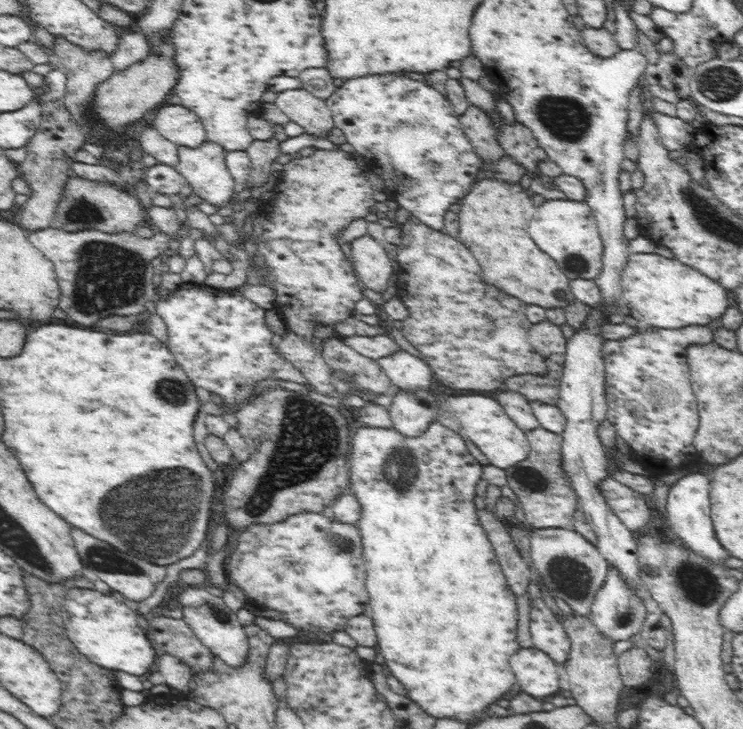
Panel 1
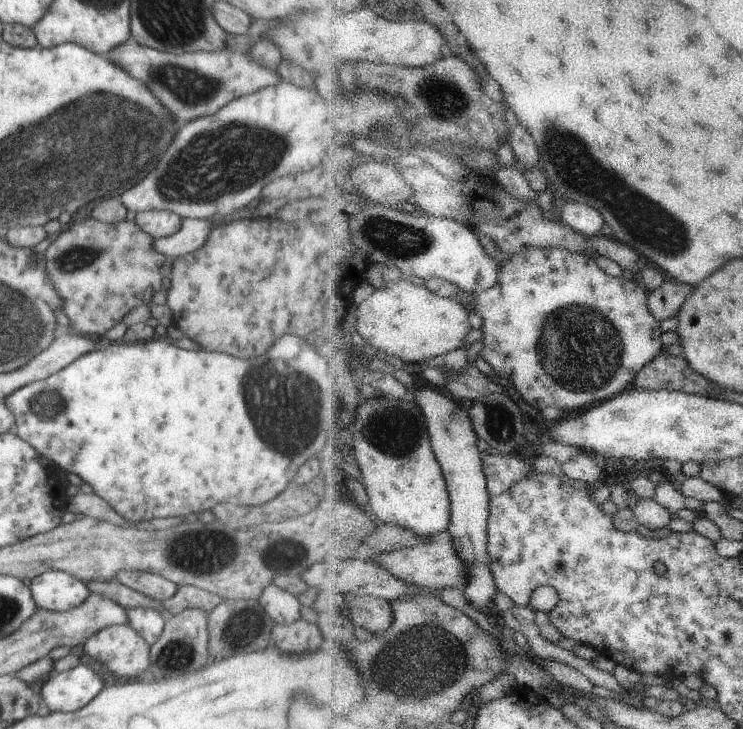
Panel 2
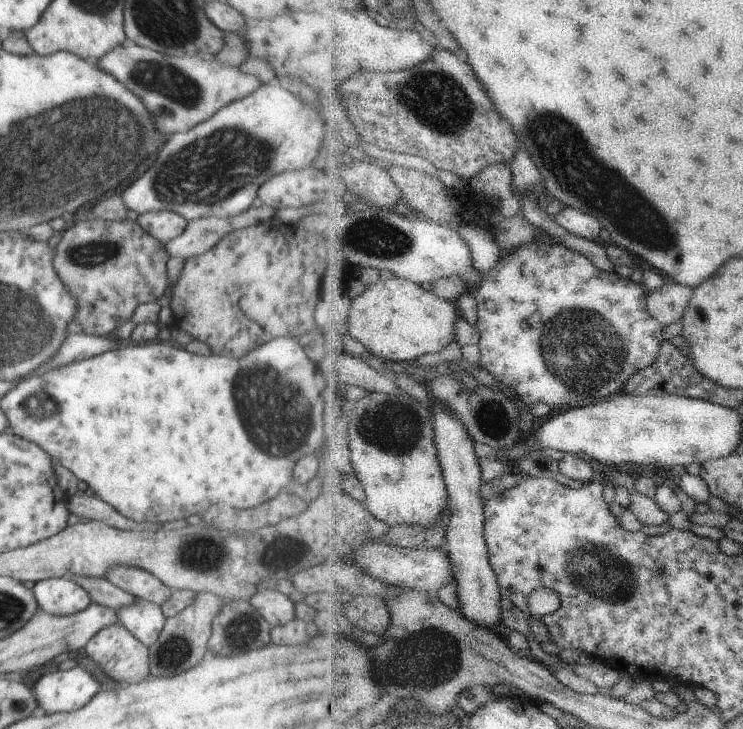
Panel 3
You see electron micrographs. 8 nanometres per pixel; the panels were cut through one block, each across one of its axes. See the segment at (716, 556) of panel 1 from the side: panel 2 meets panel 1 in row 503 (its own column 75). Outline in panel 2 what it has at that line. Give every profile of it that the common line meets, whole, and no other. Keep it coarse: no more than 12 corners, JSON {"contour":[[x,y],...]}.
{"contour":[[79,664],[54,672],[40,694],[50,710],[74,712],[102,690]]}

